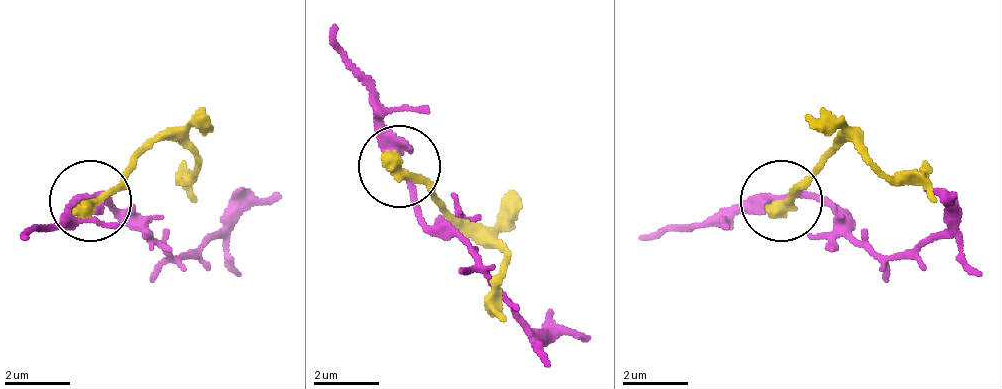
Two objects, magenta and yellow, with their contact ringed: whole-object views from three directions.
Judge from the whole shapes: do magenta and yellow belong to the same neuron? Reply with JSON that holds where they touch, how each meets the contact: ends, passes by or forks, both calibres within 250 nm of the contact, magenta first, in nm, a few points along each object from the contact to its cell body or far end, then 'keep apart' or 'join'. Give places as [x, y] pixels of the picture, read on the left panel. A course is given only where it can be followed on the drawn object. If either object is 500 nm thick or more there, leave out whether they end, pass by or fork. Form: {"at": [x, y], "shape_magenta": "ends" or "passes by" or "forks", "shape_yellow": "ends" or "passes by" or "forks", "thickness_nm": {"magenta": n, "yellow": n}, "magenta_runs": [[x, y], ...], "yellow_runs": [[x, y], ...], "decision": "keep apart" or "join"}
{"at": [90, 201], "shape_magenta": "passes by", "shape_yellow": "ends", "thickness_nm": {"magenta": 320, "yellow": 440}, "magenta_runs": [[88, 199], [104, 199], [161, 247], [194, 256], [226, 223], [283, 199]], "yellow_runs": [[88, 199], [177, 142], [194, 158], [194, 199]], "decision": "keep apart"}

